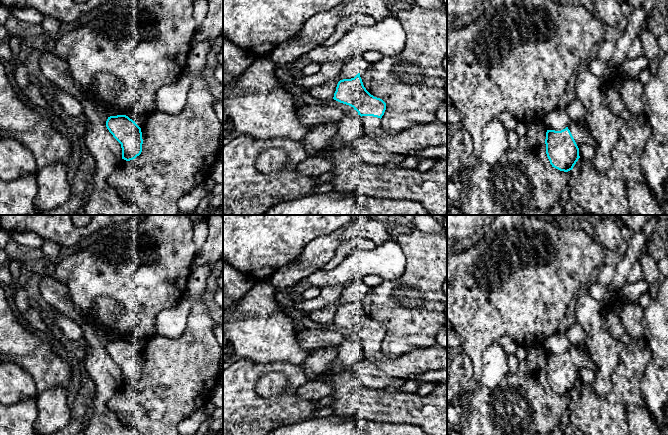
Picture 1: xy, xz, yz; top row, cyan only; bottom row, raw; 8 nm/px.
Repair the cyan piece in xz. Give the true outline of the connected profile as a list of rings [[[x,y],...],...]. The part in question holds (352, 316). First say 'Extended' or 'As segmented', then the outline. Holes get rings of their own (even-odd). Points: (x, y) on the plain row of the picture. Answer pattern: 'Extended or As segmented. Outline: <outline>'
Extended. Outline: [[[360,297],[354,302],[340,304],[333,323],[353,331],[362,341],[364,359],[373,362],[390,377],[409,379],[411,376],[447,368],[447,348],[437,343],[426,348],[414,348],[393,359],[386,357],[381,350],[386,327],[366,314]]]

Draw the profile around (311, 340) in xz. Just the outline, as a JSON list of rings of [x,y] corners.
[[[305,329],[298,331],[298,341],[306,352],[339,346],[345,340],[342,333],[325,329]]]

